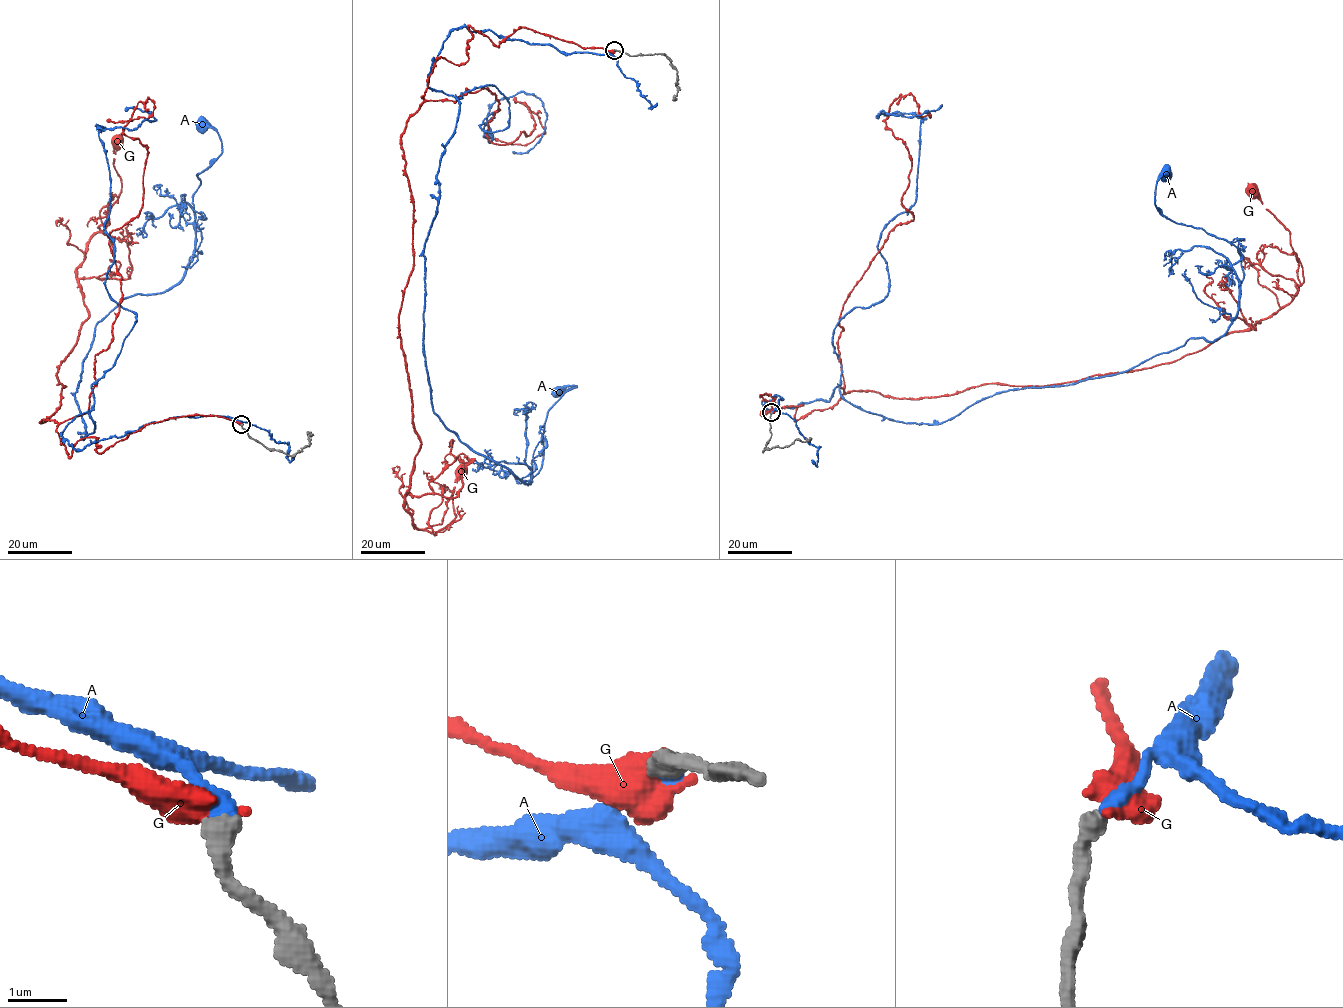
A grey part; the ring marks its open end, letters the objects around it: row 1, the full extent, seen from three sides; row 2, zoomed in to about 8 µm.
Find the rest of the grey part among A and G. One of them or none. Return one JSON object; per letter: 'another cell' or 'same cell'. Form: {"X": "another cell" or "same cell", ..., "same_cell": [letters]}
{"A": "same cell", "G": "another cell", "same_cell": ["A"]}

